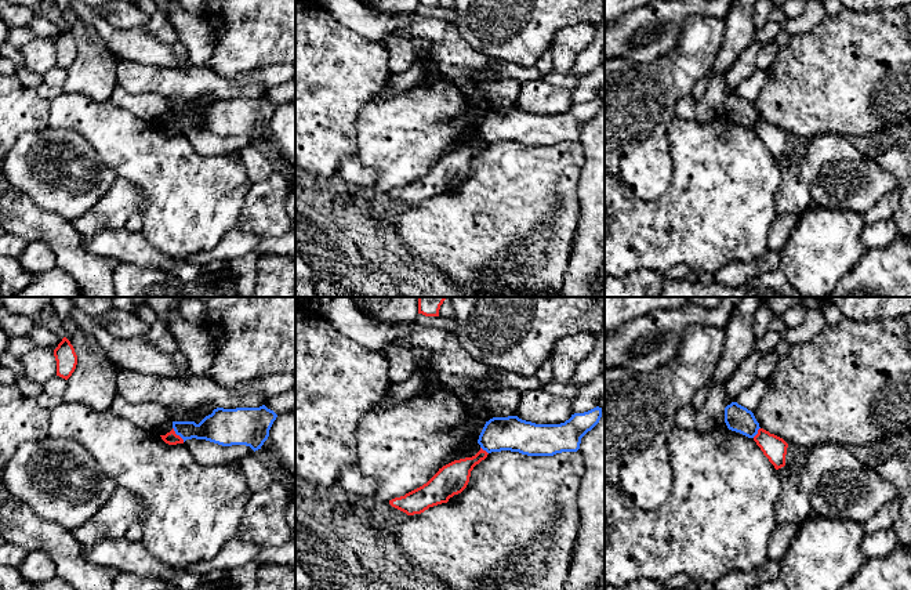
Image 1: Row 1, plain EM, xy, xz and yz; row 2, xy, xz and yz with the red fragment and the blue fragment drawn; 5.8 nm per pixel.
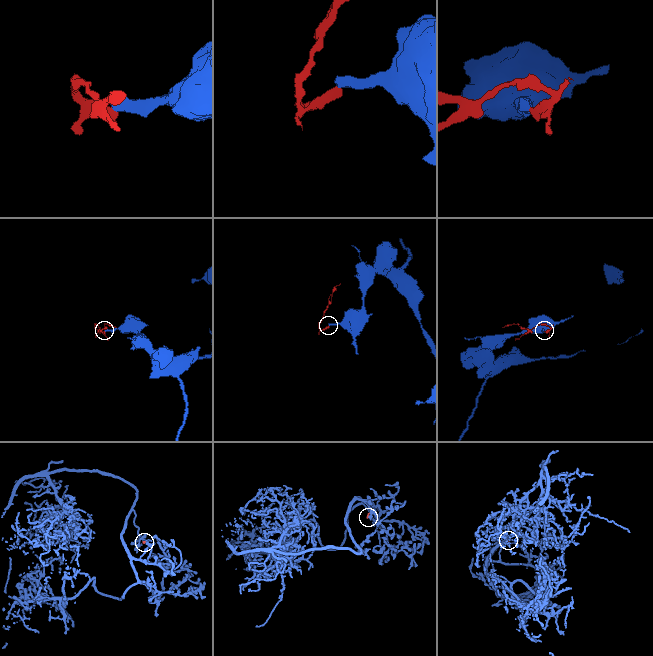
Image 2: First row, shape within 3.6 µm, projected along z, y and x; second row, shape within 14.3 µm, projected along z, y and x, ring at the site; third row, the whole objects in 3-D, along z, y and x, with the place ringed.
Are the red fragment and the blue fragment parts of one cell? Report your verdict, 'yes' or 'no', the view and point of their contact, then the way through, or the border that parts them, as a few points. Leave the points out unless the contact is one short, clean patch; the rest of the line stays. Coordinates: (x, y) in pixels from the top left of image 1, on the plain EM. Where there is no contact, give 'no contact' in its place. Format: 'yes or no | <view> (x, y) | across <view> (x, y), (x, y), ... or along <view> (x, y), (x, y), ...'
no | xy (175, 125) | along xy (173, 118), (184, 131)

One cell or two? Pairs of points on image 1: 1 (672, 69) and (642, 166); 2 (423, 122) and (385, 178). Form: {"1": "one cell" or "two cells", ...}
{"1": "one cell", "2": "one cell"}

